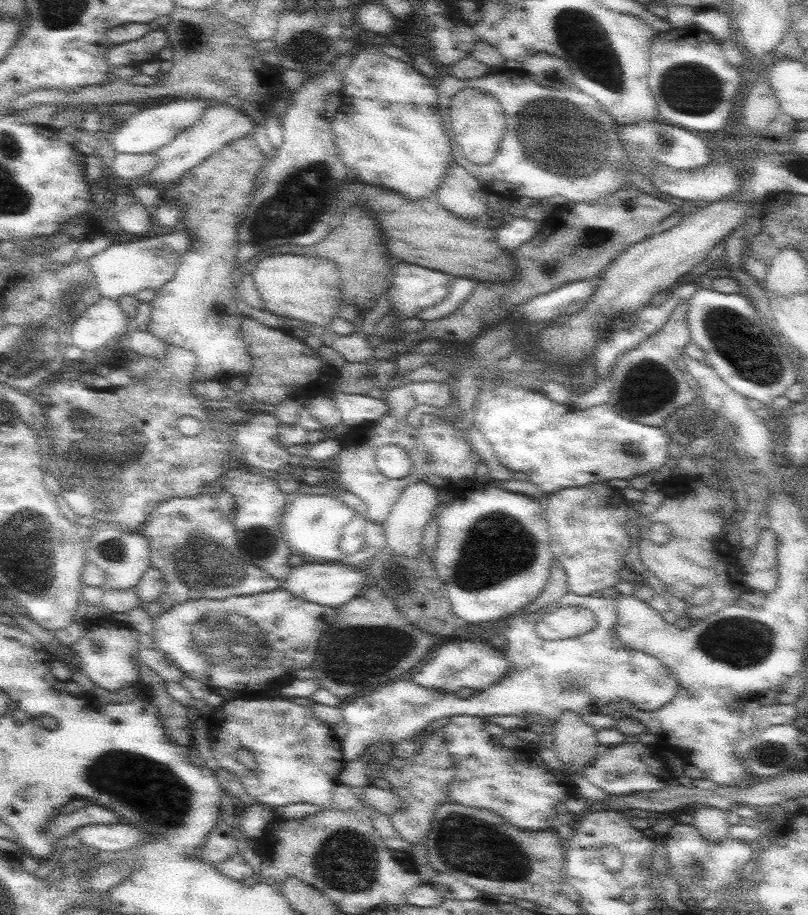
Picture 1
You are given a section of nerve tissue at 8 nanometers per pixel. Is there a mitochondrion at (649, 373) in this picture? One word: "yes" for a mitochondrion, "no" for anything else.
yes

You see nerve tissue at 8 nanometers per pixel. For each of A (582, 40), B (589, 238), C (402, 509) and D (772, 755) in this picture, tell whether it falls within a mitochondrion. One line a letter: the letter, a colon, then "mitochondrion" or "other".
A: mitochondrion
B: mitochondrion
C: other
D: mitochondrion

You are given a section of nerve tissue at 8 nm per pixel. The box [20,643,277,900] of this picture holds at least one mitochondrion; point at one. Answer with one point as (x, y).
(140, 784)

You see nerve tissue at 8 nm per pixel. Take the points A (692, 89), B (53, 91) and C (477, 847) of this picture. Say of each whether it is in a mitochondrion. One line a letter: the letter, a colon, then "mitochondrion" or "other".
A: mitochondrion
B: other
C: mitochondrion

